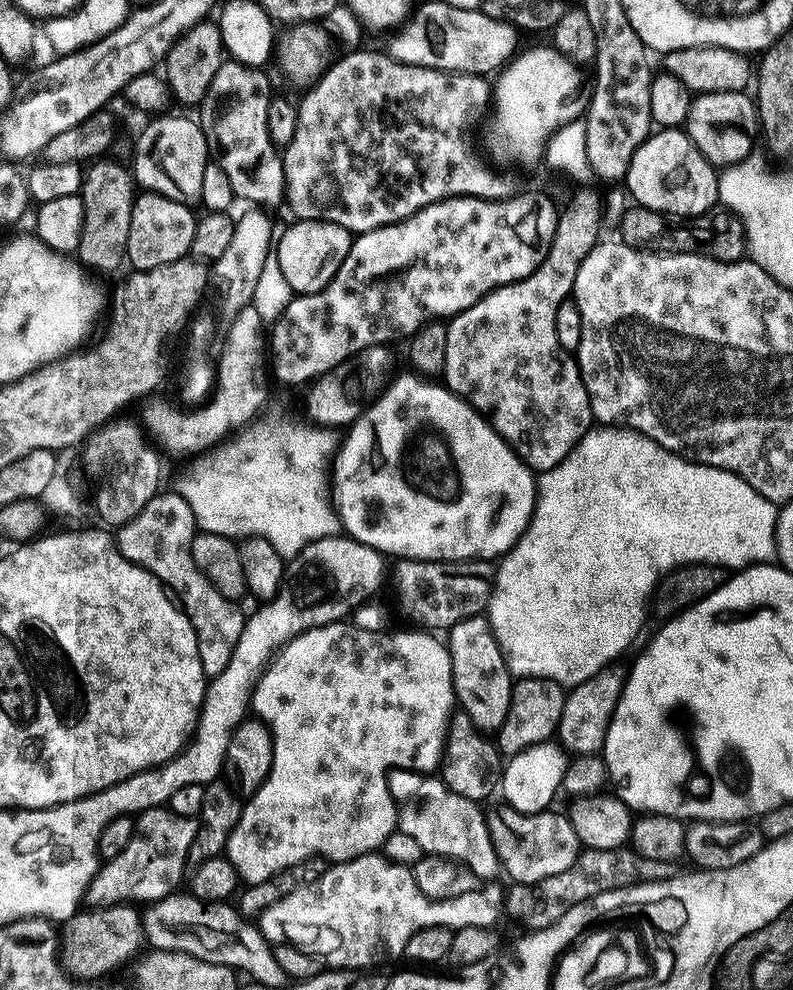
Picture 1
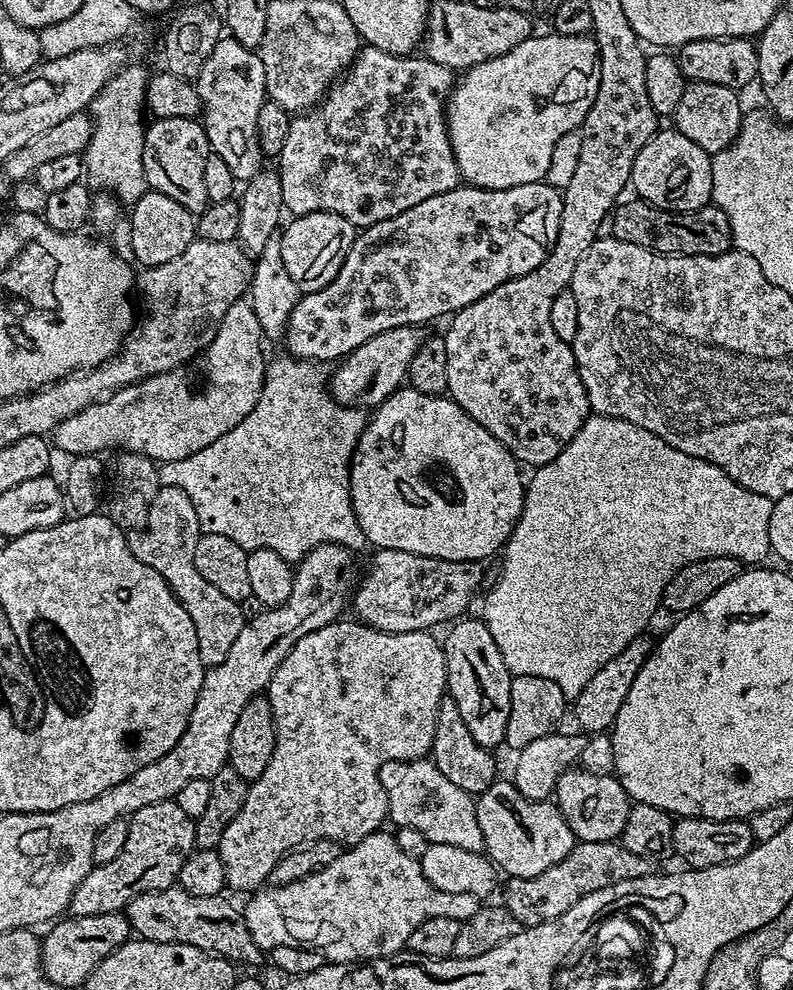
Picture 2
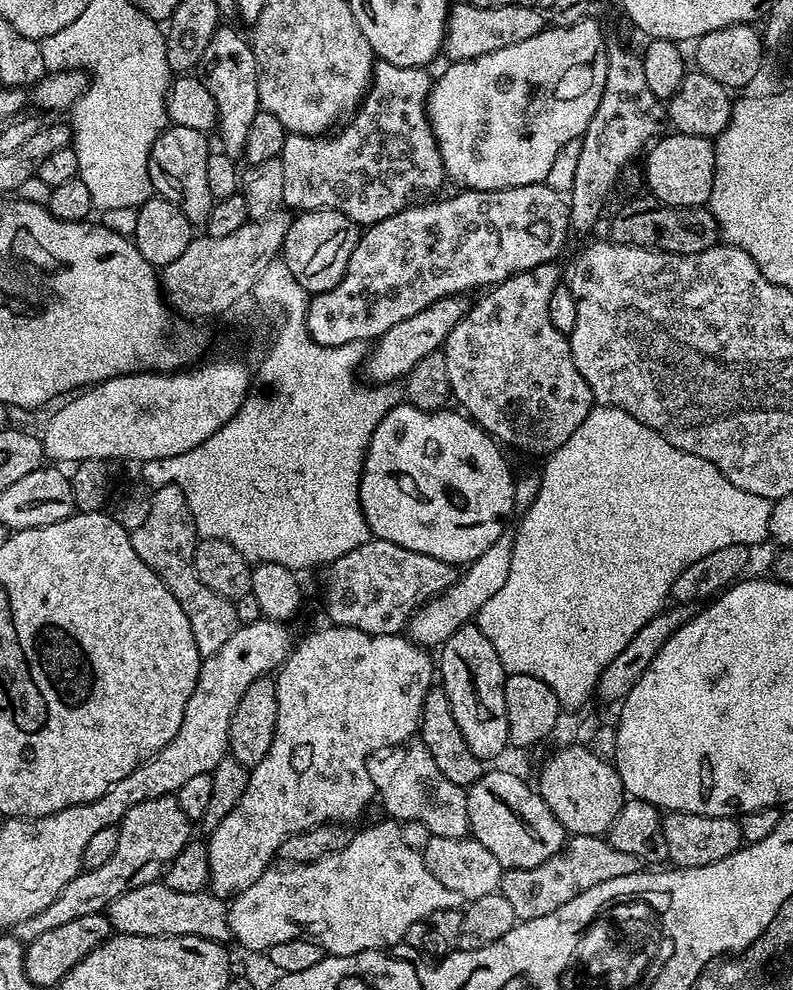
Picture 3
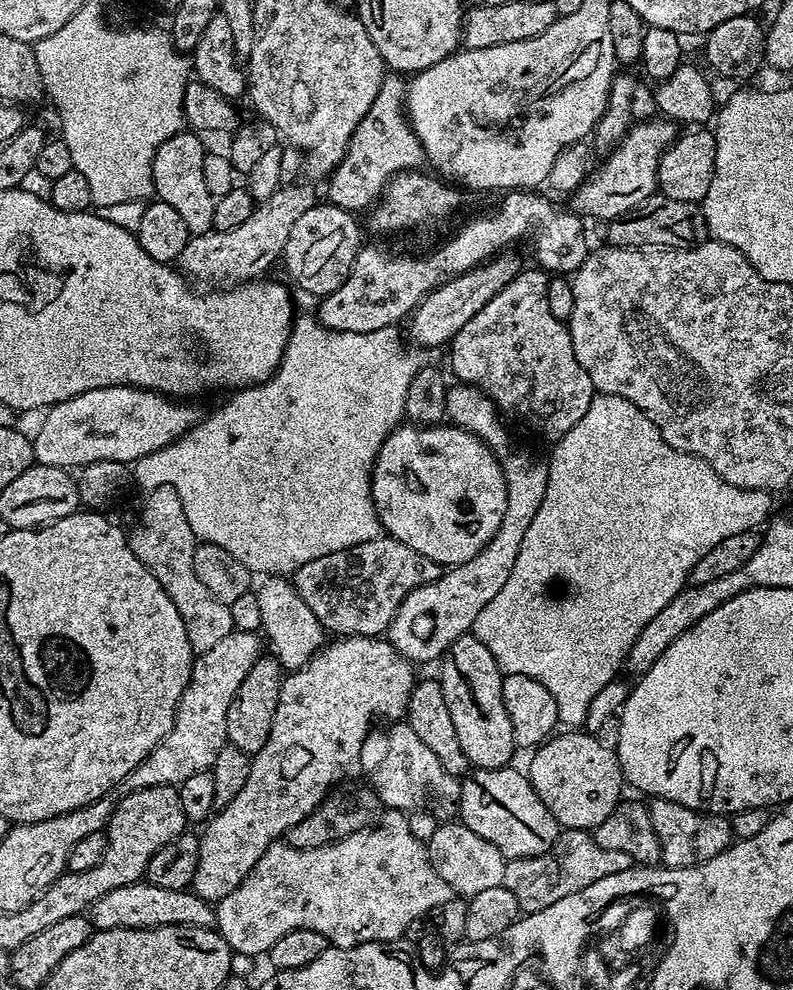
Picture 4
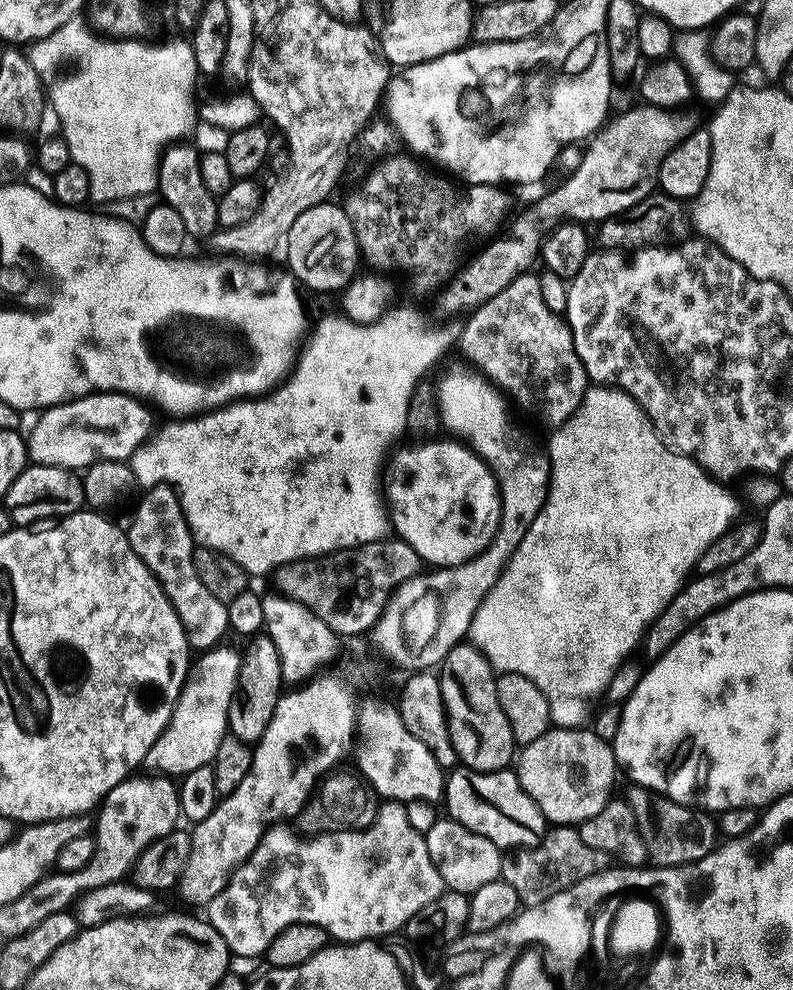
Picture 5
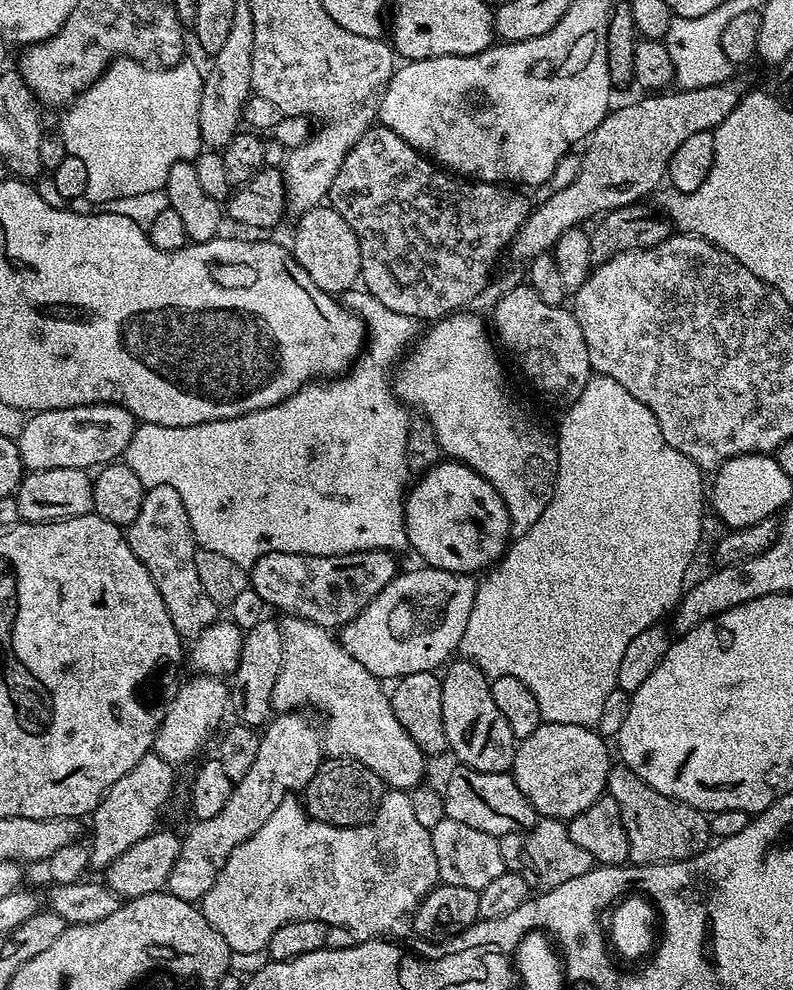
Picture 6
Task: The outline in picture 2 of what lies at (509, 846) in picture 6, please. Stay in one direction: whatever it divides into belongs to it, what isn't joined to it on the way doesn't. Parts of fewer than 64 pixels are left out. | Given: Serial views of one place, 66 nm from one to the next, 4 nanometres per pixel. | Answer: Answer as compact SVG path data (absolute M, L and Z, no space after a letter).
M611 840L610 842L577 842L550 870L542 870L542 874L534 874L534 878L511 877L504 888L502 907L525 928L533 928L539 924L550 922L574 902L586 898L586 894L594 894L594 890L602 890L606 886L614 886L618 882L626 882L634 878L651 876L654 872L653 861L642 858L642 854L630 854L623 844Z

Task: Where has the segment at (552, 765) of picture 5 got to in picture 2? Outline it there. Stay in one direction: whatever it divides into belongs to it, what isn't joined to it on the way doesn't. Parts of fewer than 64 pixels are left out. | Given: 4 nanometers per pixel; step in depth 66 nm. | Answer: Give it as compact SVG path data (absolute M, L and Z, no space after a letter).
M573 766L564 769L558 778L554 791L556 808L566 818L566 826L579 842L619 841L626 826L630 798L615 775L594 774L585 768Z

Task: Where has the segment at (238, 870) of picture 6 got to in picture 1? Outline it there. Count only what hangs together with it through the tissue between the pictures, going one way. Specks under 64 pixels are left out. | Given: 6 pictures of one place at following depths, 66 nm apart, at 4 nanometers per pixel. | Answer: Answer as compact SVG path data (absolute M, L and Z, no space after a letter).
M369 854L366 856L359 856L353 860L342 860L333 863L331 866L325 867L320 875L315 880L307 881L294 889L290 894L286 894L281 900L271 904L270 907L265 908L258 917L258 927L260 933L267 938L273 945L283 944L285 942L298 946L302 950L306 950L315 956L322 956L331 958L336 956L335 967L340 970L368 970L372 963L380 964L383 960L392 960L395 956L398 958L404 956L404 947L406 942L410 942L410 938L418 930L422 930L426 926L446 926L453 930L457 928L465 928L466 926L492 926L497 922L496 920L496 904L486 894L487 891L481 890L479 892L471 892L470 894L462 894L453 900L431 900L422 894L422 890L418 888L418 882L414 882L414 874L411 867L407 864L394 864L387 856L383 854Z

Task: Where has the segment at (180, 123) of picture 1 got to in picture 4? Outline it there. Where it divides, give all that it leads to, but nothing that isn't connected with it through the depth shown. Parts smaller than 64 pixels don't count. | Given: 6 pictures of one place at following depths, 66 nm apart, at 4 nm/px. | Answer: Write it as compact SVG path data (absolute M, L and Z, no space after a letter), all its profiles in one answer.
M192 130L175 132L166 142L158 146L158 150L152 159L152 187L155 195L174 206L178 210L182 222L186 222L189 233L192 236L202 236L206 232L213 231L214 206L216 197L210 194L206 187L202 164L206 155L206 147L200 140L201 137Z

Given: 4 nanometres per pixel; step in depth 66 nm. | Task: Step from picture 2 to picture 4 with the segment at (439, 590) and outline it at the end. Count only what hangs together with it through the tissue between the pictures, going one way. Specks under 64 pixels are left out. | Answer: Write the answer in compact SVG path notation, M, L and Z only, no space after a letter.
M381 534L370 542L314 558L314 562L298 566L290 579L302 602L314 610L314 618L318 618L329 633L336 632L332 634L340 638L379 637L391 624L406 594L418 586L434 582L441 571L441 565L430 558L410 550L410 546L390 535Z

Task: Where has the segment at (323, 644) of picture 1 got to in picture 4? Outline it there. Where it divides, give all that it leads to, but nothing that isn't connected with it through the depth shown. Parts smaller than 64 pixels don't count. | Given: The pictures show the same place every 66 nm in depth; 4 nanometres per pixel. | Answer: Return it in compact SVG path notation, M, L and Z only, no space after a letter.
M345 636L336 638L325 643L322 651L313 656L304 667L299 668L297 672L288 672L284 678L284 684L280 688L280 701L278 702L278 710L274 714L274 726L270 730L270 734L266 738L266 746L262 746L262 750L258 750L252 756L252 769L250 770L250 778L246 778L246 786L242 786L242 790L238 790L238 794L224 808L219 809L203 825L200 837L200 853L198 854L198 866L194 870L194 878L192 879L190 888L195 892L198 898L215 902L226 898L226 894L230 894L230 890L237 888L246 878L246 874L250 874L250 870L258 862L258 858L262 858L271 844L275 843L280 837L288 833L298 822L302 822L302 818L306 818L309 814L323 802L325 796L333 791L341 783L343 776L357 775L360 772L360 751L364 745L364 739L368 737L370 729L373 727L372 715L377 712L380 716L385 716L388 722L396 722L407 713L408 699L412 693L412 687L416 685L418 676L414 674L414 665L412 661L407 660L402 654L398 654L398 650L391 642L384 638L374 636Z

